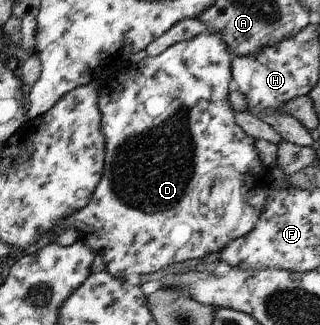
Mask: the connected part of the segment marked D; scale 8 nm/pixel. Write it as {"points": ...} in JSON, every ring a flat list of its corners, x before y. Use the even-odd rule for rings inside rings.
{"points":[[205,32,191,40,175,43,157,56,143,58,137,68,125,70,117,74,113,80,100,85,101,110,105,110,104,138,109,138,109,162,104,162,105,178,101,177,100,184,96,186,89,204,72,214,63,224,65,227,75,228,79,241,83,241,96,254,103,256,109,274,116,276,125,274,130,279,136,279,141,274,151,274,169,264,179,264,185,260,195,260,195,258,214,257,228,242,243,237,256,225,273,185,270,170,263,166,257,154,254,138,248,135,234,119,236,112,228,99,233,88,232,60,233,56,223,42,222,35,219,33,211,35]]}

